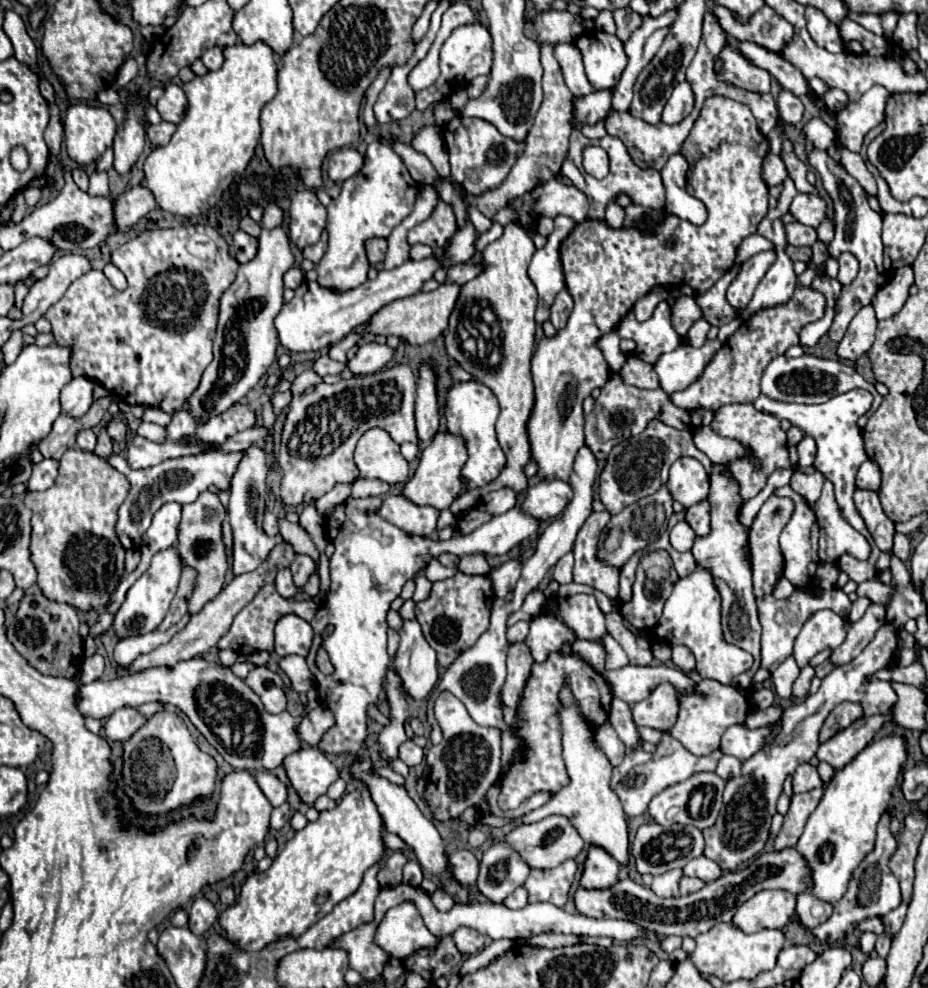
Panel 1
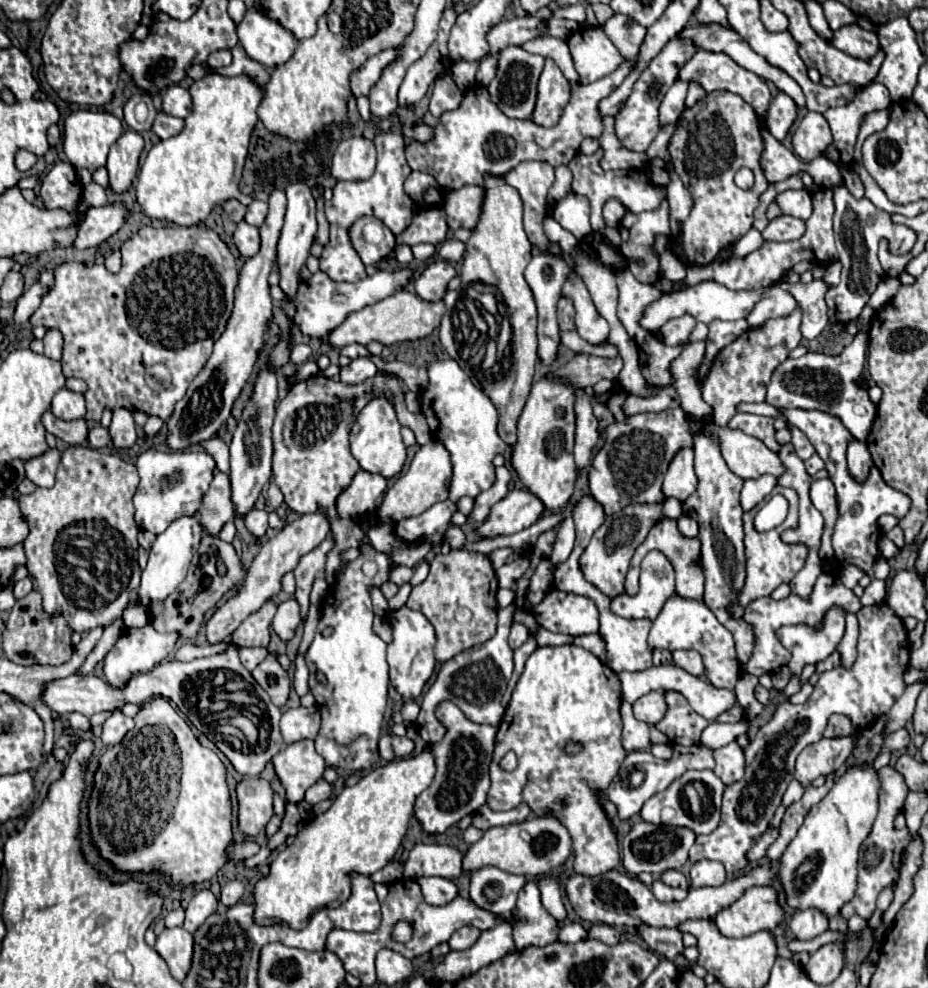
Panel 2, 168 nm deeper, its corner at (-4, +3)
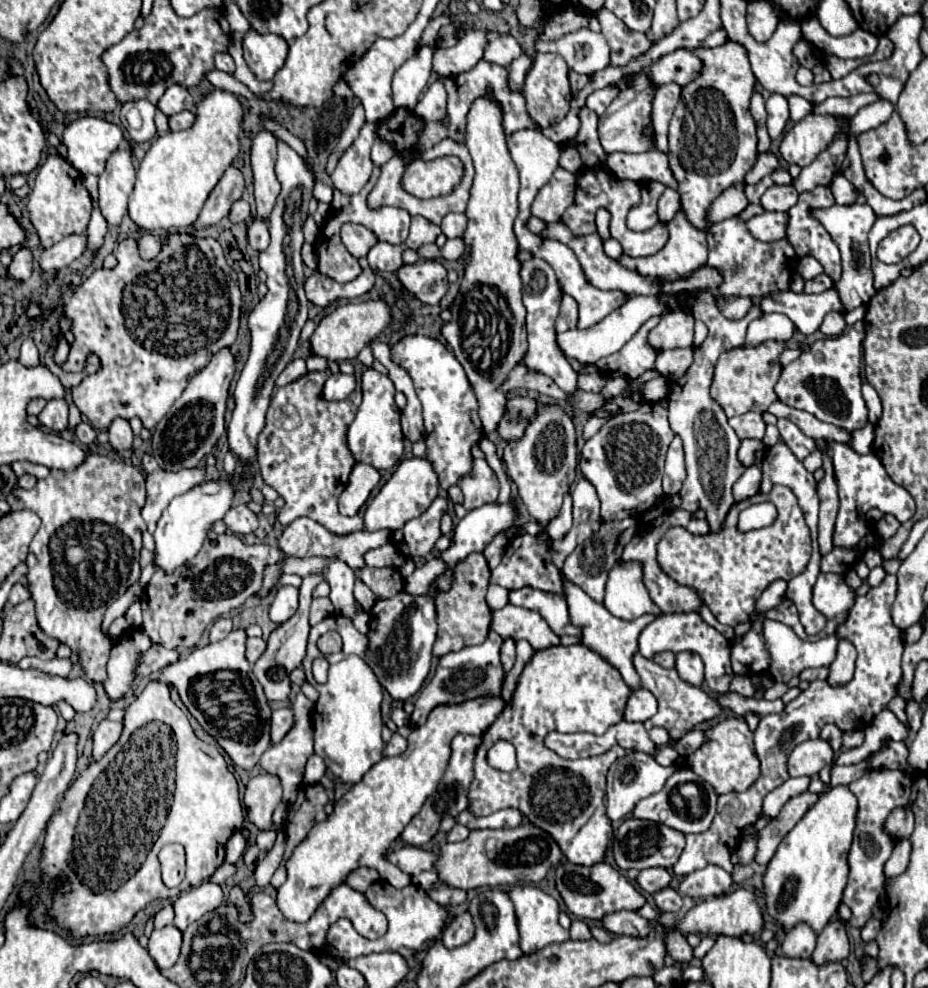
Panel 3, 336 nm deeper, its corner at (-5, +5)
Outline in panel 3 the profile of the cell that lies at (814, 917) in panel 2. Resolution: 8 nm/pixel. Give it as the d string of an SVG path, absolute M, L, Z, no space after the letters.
M799 923L795 929L787 931L783 945L781 945L781 953L785 957L809 959L815 949L815 939L817 939L817 935L813 933L813 929L805 923Z

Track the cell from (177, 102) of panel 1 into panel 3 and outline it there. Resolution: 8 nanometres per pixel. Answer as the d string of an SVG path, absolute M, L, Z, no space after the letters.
M171 85L163 97L159 99L157 107L167 115L175 115L175 113L181 113L185 109L193 109L195 107L195 101L191 97L191 93L187 91L187 87L181 87L181 85Z

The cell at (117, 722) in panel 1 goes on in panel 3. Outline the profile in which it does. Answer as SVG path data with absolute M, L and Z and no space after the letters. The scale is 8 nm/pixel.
M103 719L93 731L93 761L99 761L117 741L121 735L121 723Z

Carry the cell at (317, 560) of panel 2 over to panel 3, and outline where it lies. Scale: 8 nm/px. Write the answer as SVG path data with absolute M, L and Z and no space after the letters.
M321 573L303 577L303 583L299 587L299 609L297 609L297 613L291 619L287 619L285 623L281 623L275 631L271 631L271 635L267 639L265 653L253 665L253 673L255 673L257 681L263 685L263 691L265 691L267 701L285 701L289 697L289 691L291 691L289 673L301 665L301 661L305 657L305 649L307 649L307 637L309 637L309 629L311 629L311 625L309 625L311 591L321 581L323 581L323 575Z

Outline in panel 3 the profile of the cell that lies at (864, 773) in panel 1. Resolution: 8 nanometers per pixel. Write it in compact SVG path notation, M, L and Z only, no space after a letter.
M833 787L829 793L823 793L805 817L783 837L773 859L767 863L767 871L763 873L765 907L785 931L797 923L807 923L819 933L831 917L837 915L841 891L849 875L845 855L853 839L855 811L855 795L847 787Z

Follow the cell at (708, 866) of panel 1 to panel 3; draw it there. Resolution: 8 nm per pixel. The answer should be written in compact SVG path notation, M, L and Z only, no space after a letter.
M709 865L701 871L693 871L693 875L685 875L679 885L679 893L683 897L703 899L709 895L723 895L731 887L731 875L717 865Z

